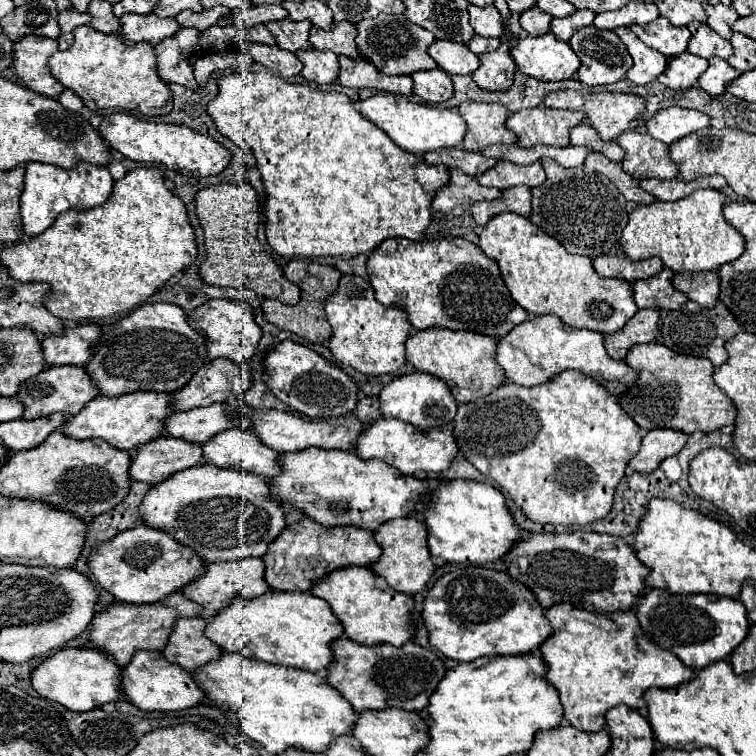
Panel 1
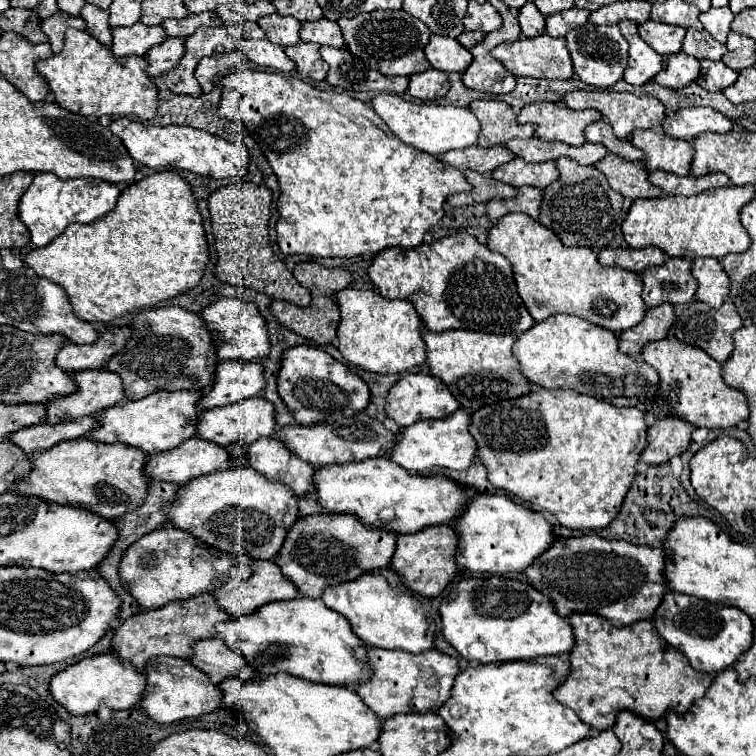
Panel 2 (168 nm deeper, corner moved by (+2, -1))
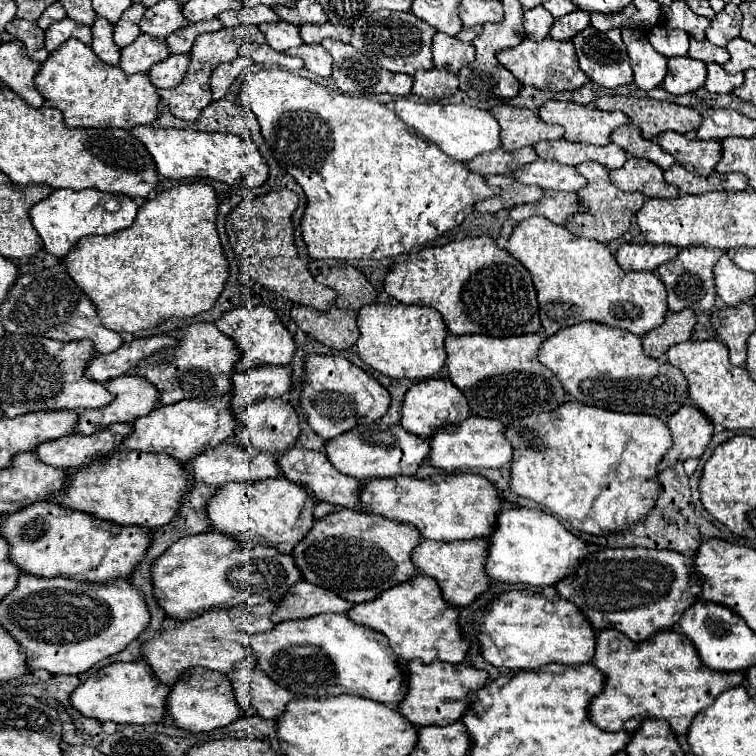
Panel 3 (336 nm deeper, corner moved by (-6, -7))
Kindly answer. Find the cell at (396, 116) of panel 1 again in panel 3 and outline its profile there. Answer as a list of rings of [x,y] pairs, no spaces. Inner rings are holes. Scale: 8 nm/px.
[[[397,98],[395,112],[405,124],[409,124],[413,130],[417,130],[427,140],[435,142],[447,156],[451,156],[459,162],[467,162],[467,160],[475,158],[477,154],[497,150],[501,146],[501,128],[489,110],[471,108],[467,104],[443,106],[437,102],[423,104],[423,102],[415,102],[409,98]]]

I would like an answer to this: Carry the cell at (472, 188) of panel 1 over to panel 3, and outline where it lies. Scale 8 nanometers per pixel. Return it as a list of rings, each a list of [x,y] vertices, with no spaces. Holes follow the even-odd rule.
[[[489,176],[487,182],[501,188],[501,200],[503,200],[505,208],[519,206],[519,204],[525,204],[525,202],[537,202],[543,196],[543,188],[523,186],[517,180],[511,180],[509,176]]]

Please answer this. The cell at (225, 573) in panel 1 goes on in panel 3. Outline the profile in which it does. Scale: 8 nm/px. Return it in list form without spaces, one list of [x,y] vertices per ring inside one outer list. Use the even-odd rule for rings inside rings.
[[[301,580],[283,596],[283,600],[279,602],[279,610],[271,616],[271,620],[279,624],[283,620],[301,620],[325,612],[347,614],[353,606],[355,604],[349,604],[341,596],[335,596],[331,590]]]

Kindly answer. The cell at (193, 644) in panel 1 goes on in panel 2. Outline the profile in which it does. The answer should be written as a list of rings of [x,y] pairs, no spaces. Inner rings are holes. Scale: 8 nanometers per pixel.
[[[207,638],[195,642],[189,662],[197,666],[201,672],[205,672],[215,684],[225,680],[227,674],[237,674],[243,680],[255,676],[255,672],[247,666],[247,662],[219,638]]]

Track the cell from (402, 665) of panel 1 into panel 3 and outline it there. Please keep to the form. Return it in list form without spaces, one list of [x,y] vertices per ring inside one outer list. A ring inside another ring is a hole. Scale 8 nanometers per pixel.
[[[413,660],[407,664],[407,698],[397,706],[399,714],[403,714],[415,726],[447,726],[463,718],[469,708],[469,696],[483,688],[489,680],[485,670],[473,668],[469,664],[447,664],[433,662],[423,664],[421,660]]]

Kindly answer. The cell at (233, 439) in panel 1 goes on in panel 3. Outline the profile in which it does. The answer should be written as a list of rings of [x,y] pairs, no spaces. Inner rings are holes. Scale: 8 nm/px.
[[[291,448],[287,450],[281,458],[279,458],[279,466],[281,472],[287,480],[301,484],[317,502],[329,502],[329,504],[339,504],[343,508],[351,508],[351,510],[359,510],[361,500],[359,494],[363,490],[363,480],[355,480],[347,474],[341,474],[329,460],[325,454],[321,452],[313,452],[313,450],[305,450],[305,448]]]

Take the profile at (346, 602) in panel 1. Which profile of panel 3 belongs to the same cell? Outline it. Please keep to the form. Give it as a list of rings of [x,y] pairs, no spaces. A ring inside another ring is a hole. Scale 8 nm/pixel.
[[[423,574],[397,584],[371,602],[355,604],[355,608],[351,608],[347,616],[357,624],[385,634],[393,652],[405,662],[421,660],[425,664],[431,664],[435,660],[441,660],[449,664],[461,664],[471,648],[469,634],[459,628],[459,610],[445,602],[439,584]]]

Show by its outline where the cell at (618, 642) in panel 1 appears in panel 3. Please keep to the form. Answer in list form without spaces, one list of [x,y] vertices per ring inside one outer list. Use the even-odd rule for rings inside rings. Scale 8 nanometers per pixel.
[[[605,628],[597,634],[597,648],[593,664],[605,672],[605,690],[589,706],[589,716],[595,726],[607,732],[639,730],[643,720],[665,718],[675,734],[687,734],[697,712],[705,710],[723,690],[739,686],[743,672],[715,672],[709,670],[697,654],[691,640],[681,640],[675,630],[657,632],[645,642],[631,642],[619,630]]]

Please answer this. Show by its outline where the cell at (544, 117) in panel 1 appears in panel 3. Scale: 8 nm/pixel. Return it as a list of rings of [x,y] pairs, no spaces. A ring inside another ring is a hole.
[[[547,102],[539,108],[539,116],[547,124],[561,124],[569,142],[585,144],[609,144],[609,136],[615,128],[629,122],[623,112],[603,112],[591,106],[575,102]]]

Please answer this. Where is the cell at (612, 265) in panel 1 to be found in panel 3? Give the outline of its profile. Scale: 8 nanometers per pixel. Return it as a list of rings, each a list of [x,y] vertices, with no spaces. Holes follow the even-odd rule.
[[[621,244],[617,262],[623,270],[657,270],[657,266],[673,260],[679,248],[673,244]]]

